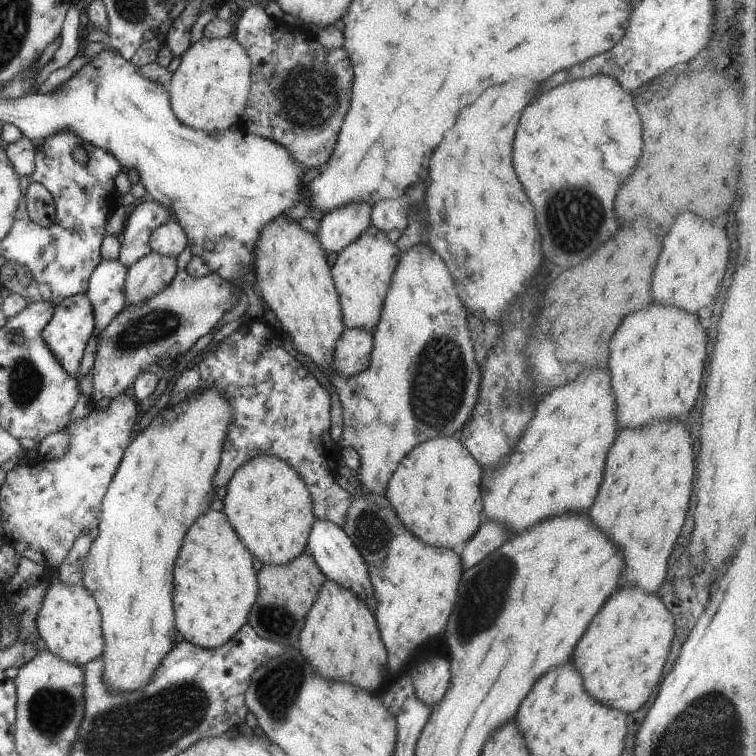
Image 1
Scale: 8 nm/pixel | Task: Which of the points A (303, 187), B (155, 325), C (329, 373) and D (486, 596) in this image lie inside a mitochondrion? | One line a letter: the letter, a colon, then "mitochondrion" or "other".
A: other
B: mitochondrion
C: other
D: mitochondrion

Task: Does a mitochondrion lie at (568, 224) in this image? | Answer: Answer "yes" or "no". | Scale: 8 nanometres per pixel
yes

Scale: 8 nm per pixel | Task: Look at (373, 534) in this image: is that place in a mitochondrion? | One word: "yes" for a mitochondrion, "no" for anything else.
yes

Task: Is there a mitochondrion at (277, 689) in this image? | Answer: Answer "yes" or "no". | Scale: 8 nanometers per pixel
yes

